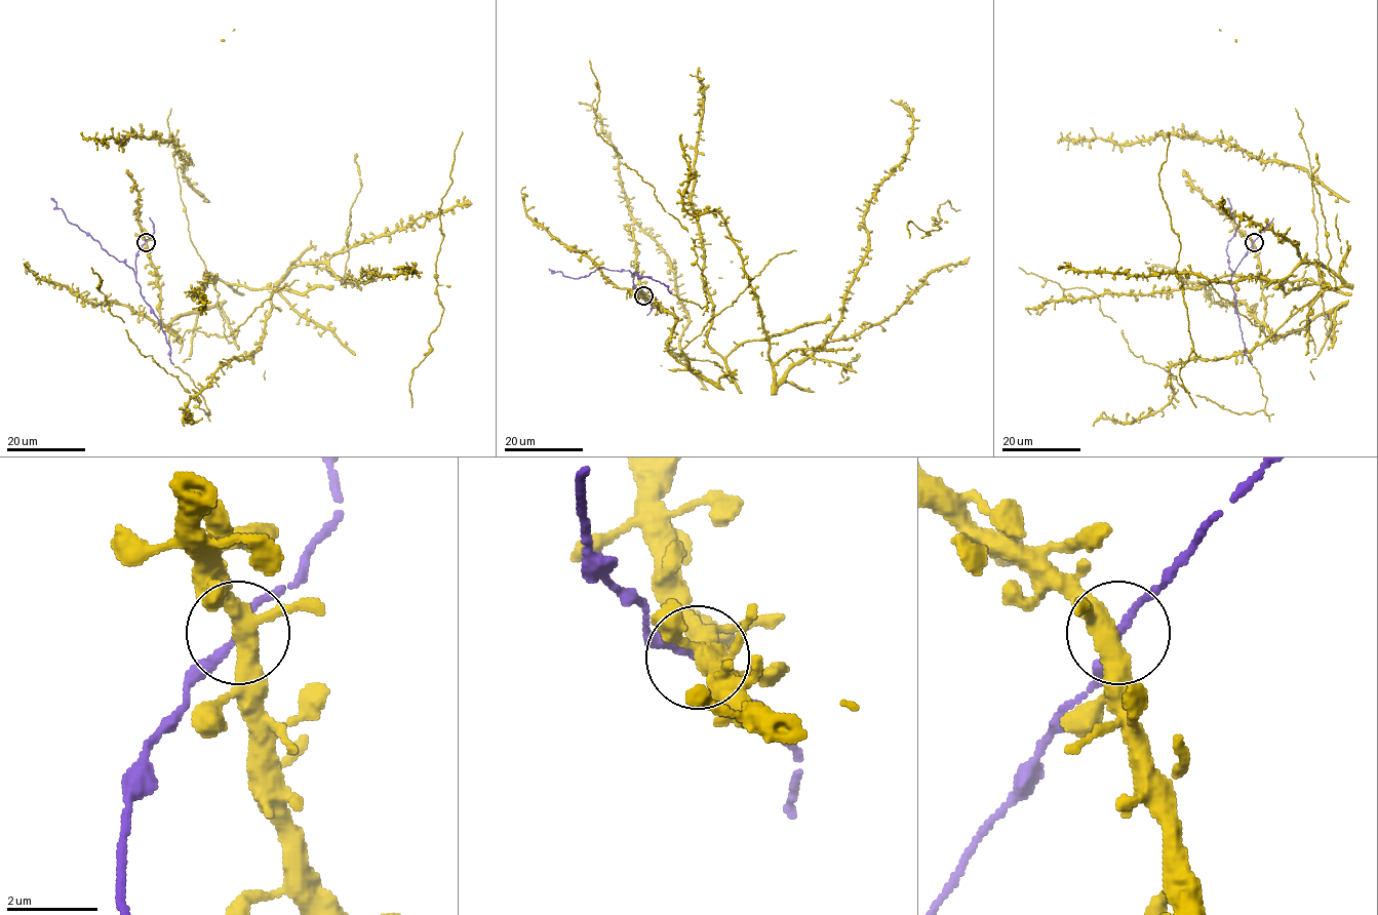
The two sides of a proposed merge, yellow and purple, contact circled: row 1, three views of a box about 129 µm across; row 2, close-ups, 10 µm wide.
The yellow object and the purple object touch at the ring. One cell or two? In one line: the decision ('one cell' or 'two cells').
one cell

